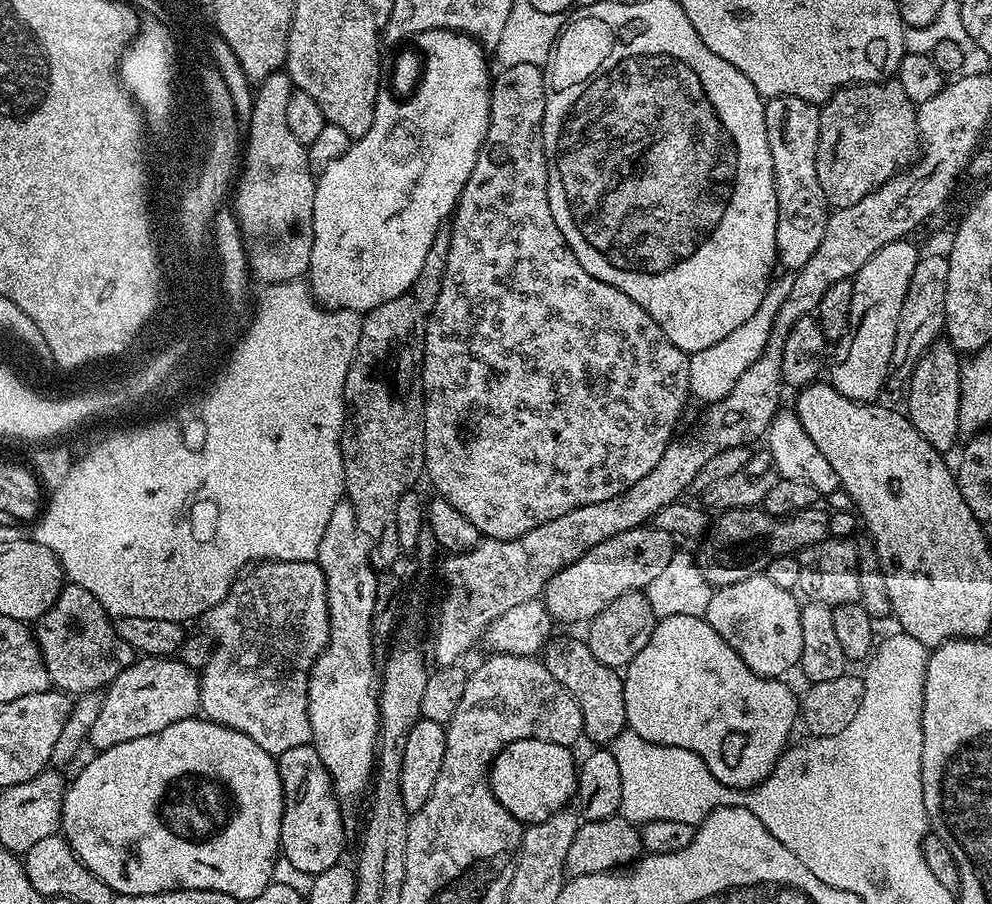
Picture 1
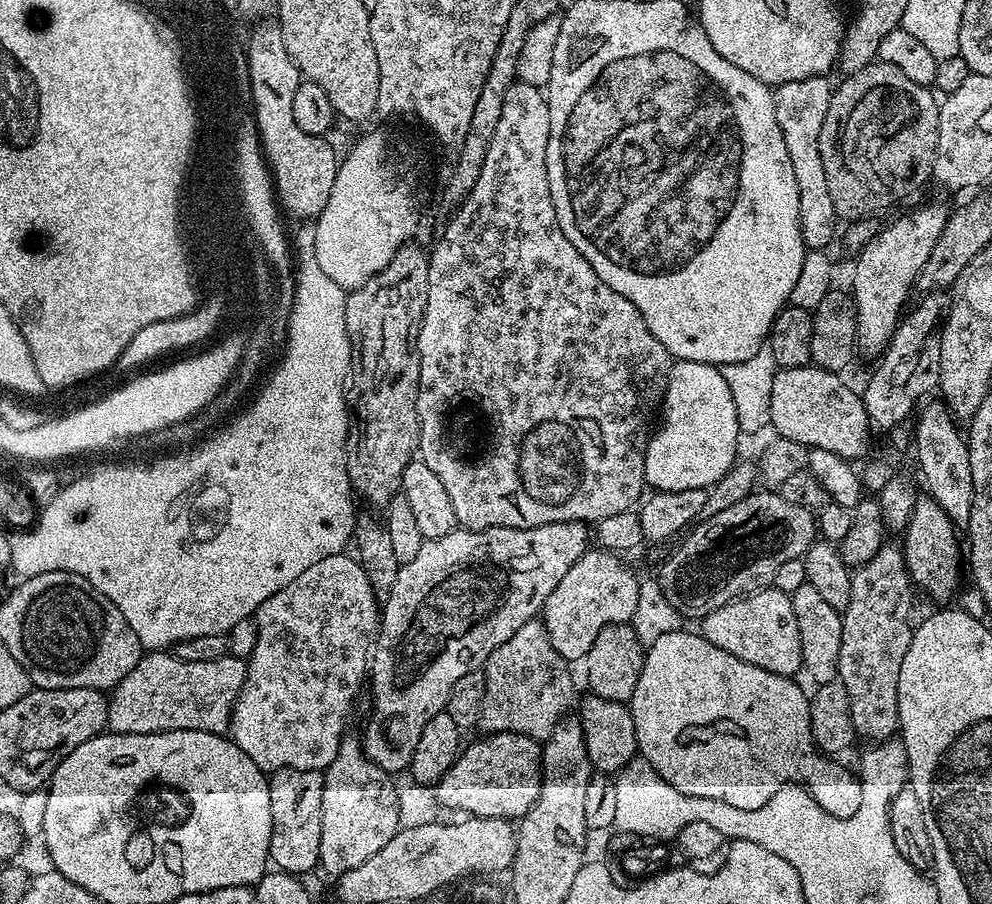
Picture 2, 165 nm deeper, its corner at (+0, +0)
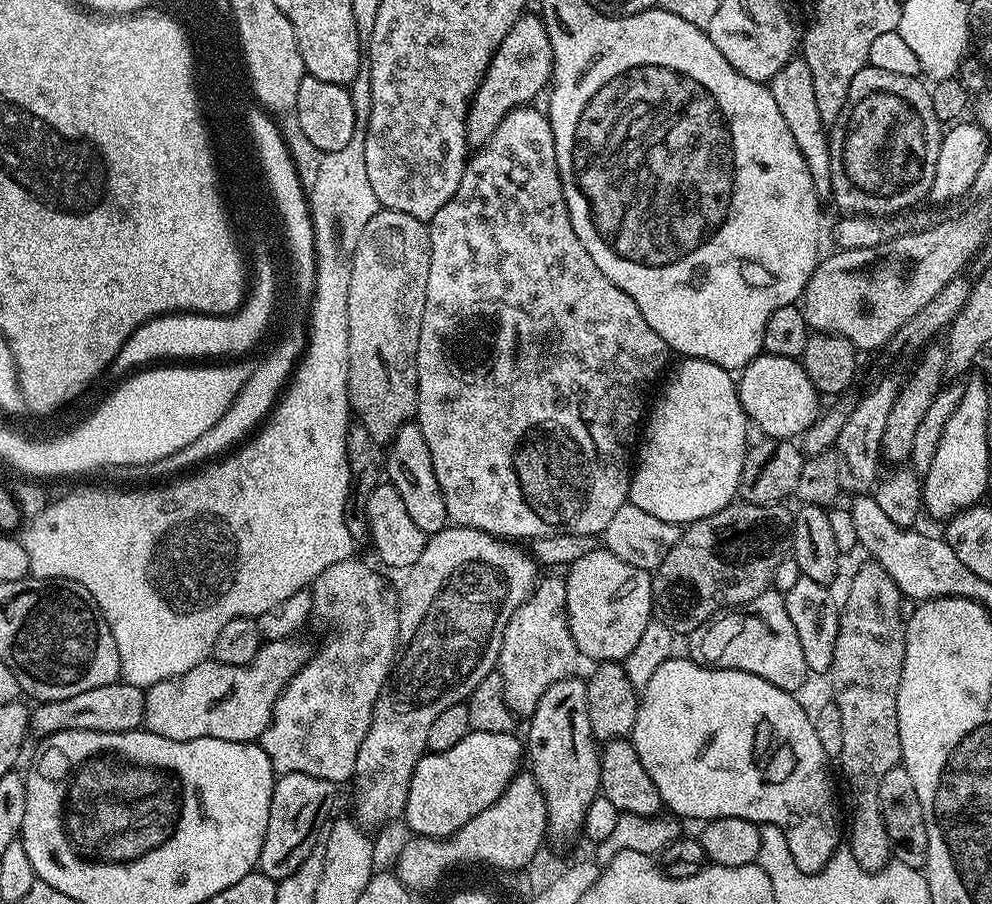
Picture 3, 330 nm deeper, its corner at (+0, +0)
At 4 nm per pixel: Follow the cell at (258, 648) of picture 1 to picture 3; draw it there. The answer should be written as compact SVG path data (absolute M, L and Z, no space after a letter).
M349 558L322 570L310 585L312 594L312 614L318 621L332 627L332 641L313 651L308 661L290 678L282 690L272 711L270 726L260 735L259 745L266 750L272 763L272 771L286 774L310 774L314 778L329 780L337 786L351 781L354 766L358 762L358 750L362 750L362 738L370 730L374 706L380 697L392 670L393 661L376 660L376 632L394 634L398 630L397 591L390 589L381 576L372 568L367 568L357 558Z

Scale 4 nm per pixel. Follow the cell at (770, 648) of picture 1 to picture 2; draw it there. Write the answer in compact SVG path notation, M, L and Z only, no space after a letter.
M769 586L738 600L732 600L726 606L718 606L718 610L706 614L703 620L699 621L698 631L701 636L714 642L718 650L726 650L726 654L734 654L734 658L742 658L742 662L750 662L750 666L770 670L779 676L795 677L796 671L801 671L802 642L798 642L798 621L794 618L792 598L787 592L779 592Z

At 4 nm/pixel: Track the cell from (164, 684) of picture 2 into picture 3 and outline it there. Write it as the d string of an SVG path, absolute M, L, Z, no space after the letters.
M289 638L261 643L258 654L254 654L251 662L242 666L230 666L211 658L204 660L198 666L194 666L194 670L186 670L184 676L160 680L145 691L143 727L162 738L170 738L178 742L207 736L243 744L259 741L260 735L270 726L272 711L282 690L290 682L290 678L294 678L294 674L302 670L309 655L310 648L307 648L300 638Z

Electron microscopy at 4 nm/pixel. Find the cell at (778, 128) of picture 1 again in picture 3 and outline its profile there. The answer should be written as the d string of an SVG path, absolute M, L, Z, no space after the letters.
M794 58L774 74L770 81L774 94L774 102L782 113L790 134L794 134L794 142L798 142L798 150L802 150L802 158L806 158L806 166L810 170L810 178L814 178L814 190L821 202L832 200L832 155L830 154L829 129L822 122L822 114L818 114L818 102L814 99L814 78L810 75L810 66L806 66L803 58Z

